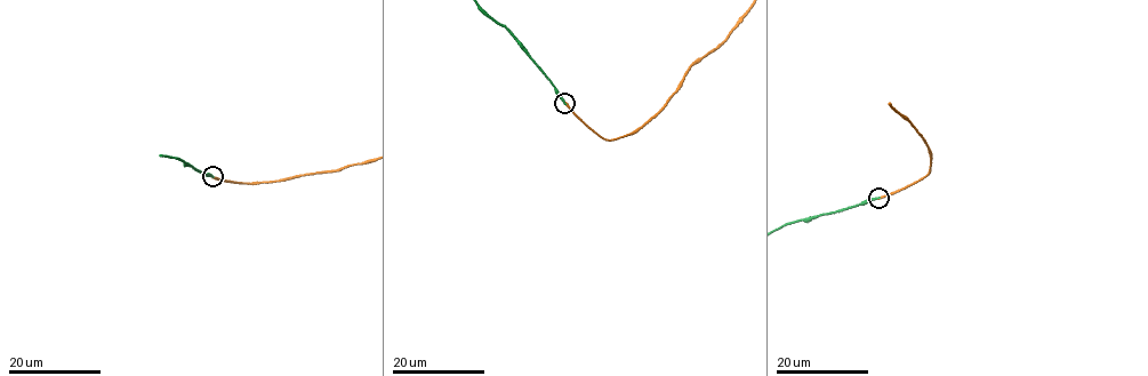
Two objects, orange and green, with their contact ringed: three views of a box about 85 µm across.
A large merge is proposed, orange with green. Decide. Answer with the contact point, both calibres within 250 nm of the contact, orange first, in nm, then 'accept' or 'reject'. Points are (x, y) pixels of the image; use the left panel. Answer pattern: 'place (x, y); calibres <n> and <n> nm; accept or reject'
place (213, 176); calibres 220 and 200 nm; reject

